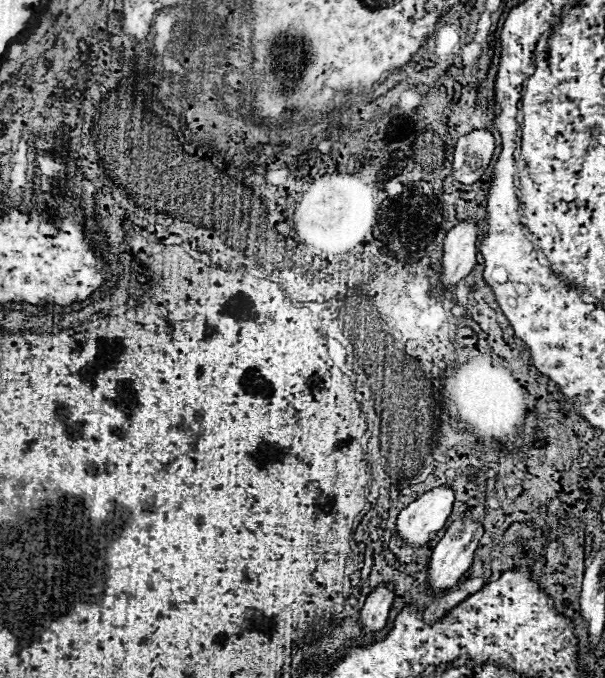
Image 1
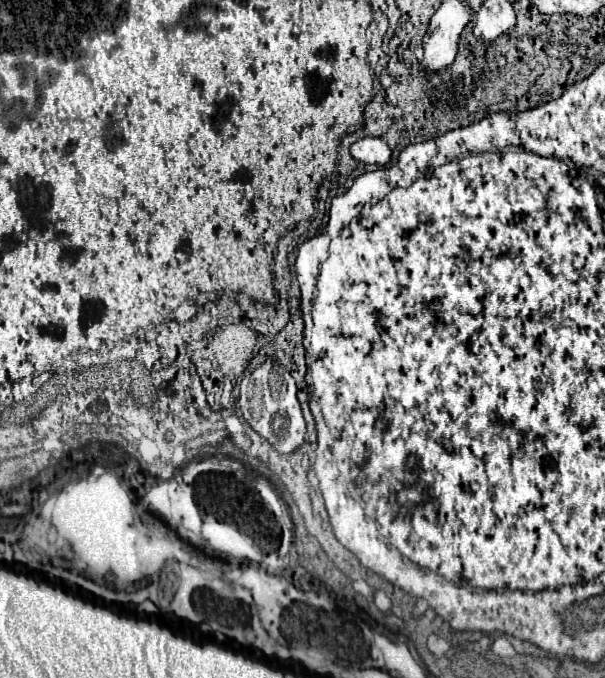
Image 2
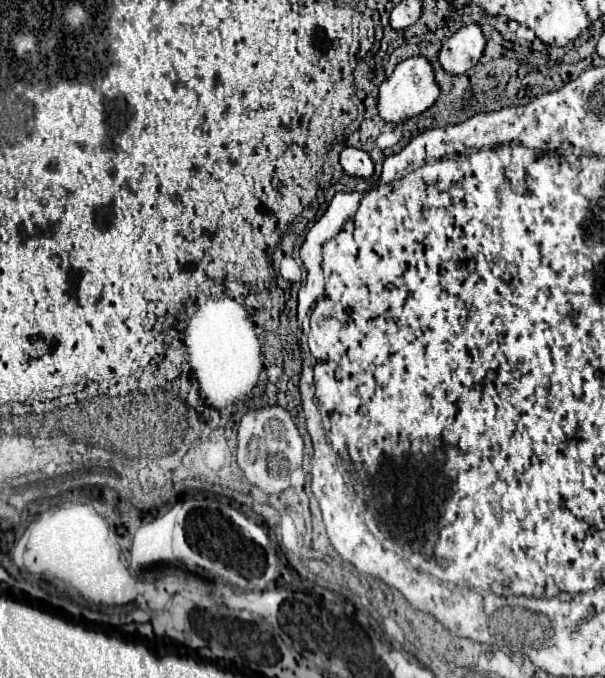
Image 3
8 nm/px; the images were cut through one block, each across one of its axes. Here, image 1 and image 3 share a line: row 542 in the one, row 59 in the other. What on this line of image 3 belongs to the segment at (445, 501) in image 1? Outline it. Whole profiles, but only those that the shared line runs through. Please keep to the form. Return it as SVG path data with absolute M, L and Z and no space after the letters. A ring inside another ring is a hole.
M424 56L408 58L396 66L394 74L388 80L382 82L378 92L378 114L384 122L402 122L406 118L418 116L424 110L428 110L438 96L440 96L440 88L434 80L434 70L430 62Z

